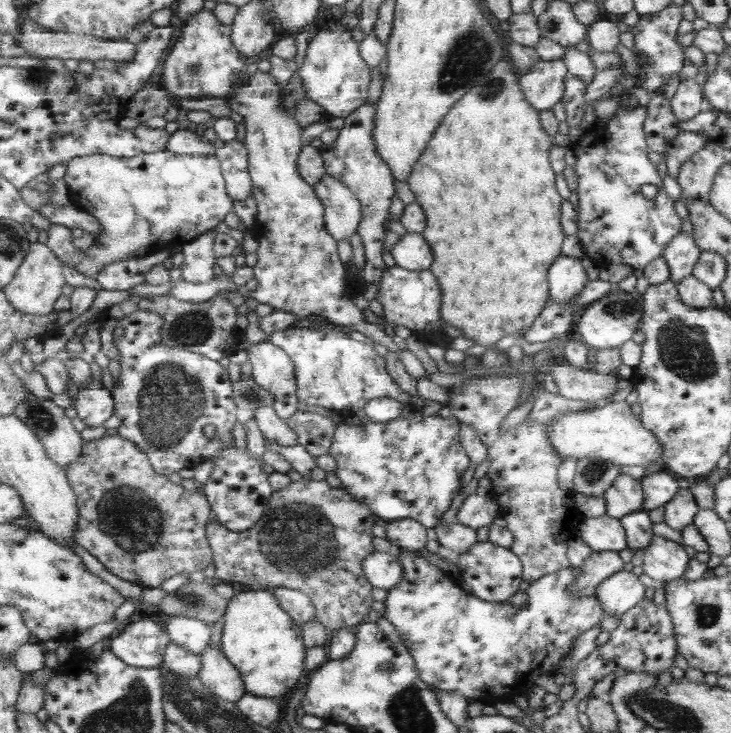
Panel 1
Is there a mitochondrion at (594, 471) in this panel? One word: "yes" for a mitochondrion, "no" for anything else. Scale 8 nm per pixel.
yes

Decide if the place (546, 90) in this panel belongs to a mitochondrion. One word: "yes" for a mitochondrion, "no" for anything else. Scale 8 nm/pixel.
no

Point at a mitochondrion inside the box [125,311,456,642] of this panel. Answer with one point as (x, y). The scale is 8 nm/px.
(173, 397)

